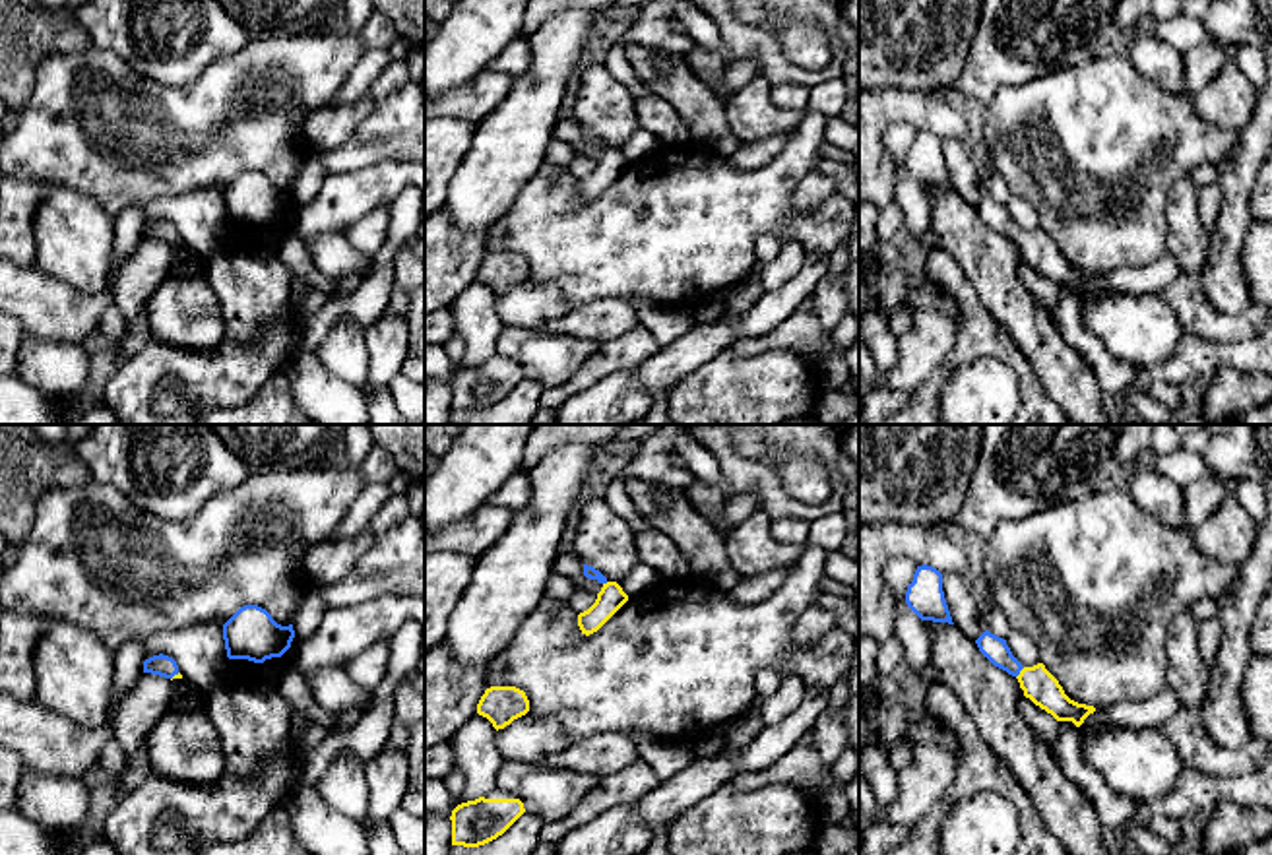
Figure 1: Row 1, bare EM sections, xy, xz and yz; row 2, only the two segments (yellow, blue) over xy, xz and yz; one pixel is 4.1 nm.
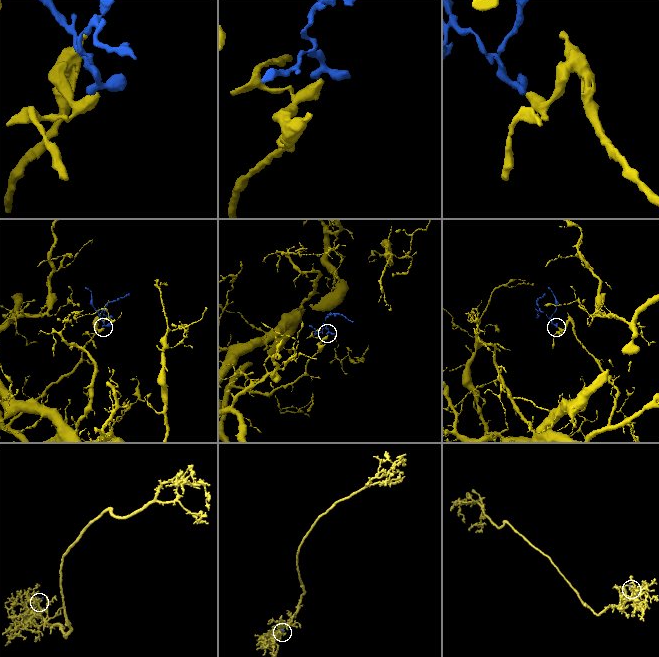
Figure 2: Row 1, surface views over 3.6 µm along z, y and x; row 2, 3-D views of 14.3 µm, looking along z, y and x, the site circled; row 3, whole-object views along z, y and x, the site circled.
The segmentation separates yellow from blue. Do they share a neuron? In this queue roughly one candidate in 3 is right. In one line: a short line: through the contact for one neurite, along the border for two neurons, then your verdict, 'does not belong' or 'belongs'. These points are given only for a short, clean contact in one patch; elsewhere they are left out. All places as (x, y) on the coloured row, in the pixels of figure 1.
line yz (1038, 685), (1020, 673), (993, 648); belongs

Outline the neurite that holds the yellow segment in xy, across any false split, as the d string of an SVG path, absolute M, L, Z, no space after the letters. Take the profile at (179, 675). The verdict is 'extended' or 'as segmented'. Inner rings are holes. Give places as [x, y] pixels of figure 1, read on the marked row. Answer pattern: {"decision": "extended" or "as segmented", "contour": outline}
{"decision": "extended", "contour": "M163 653L145 659L143 673L159 675L165 679L182 679L176 661Z"}

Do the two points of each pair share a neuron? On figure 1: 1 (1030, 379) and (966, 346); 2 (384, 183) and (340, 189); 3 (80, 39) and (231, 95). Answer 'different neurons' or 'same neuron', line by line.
1: same neuron
2: same neuron
3: different neurons

